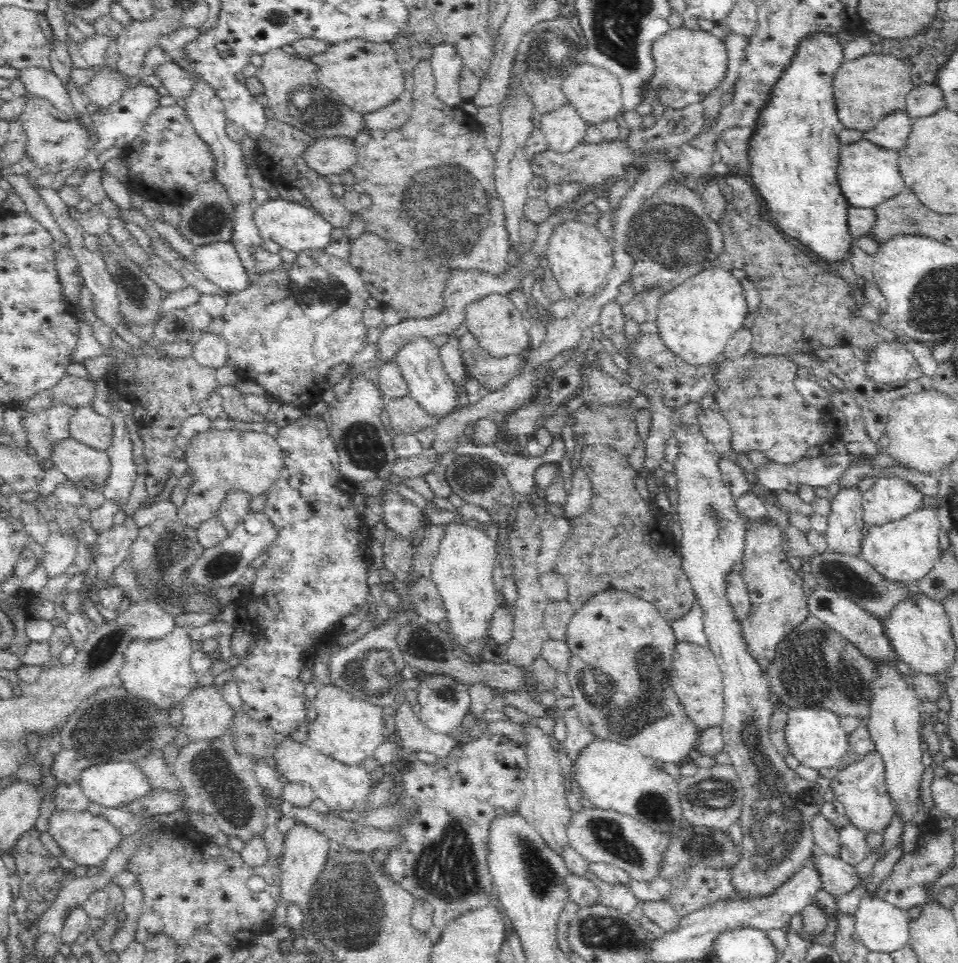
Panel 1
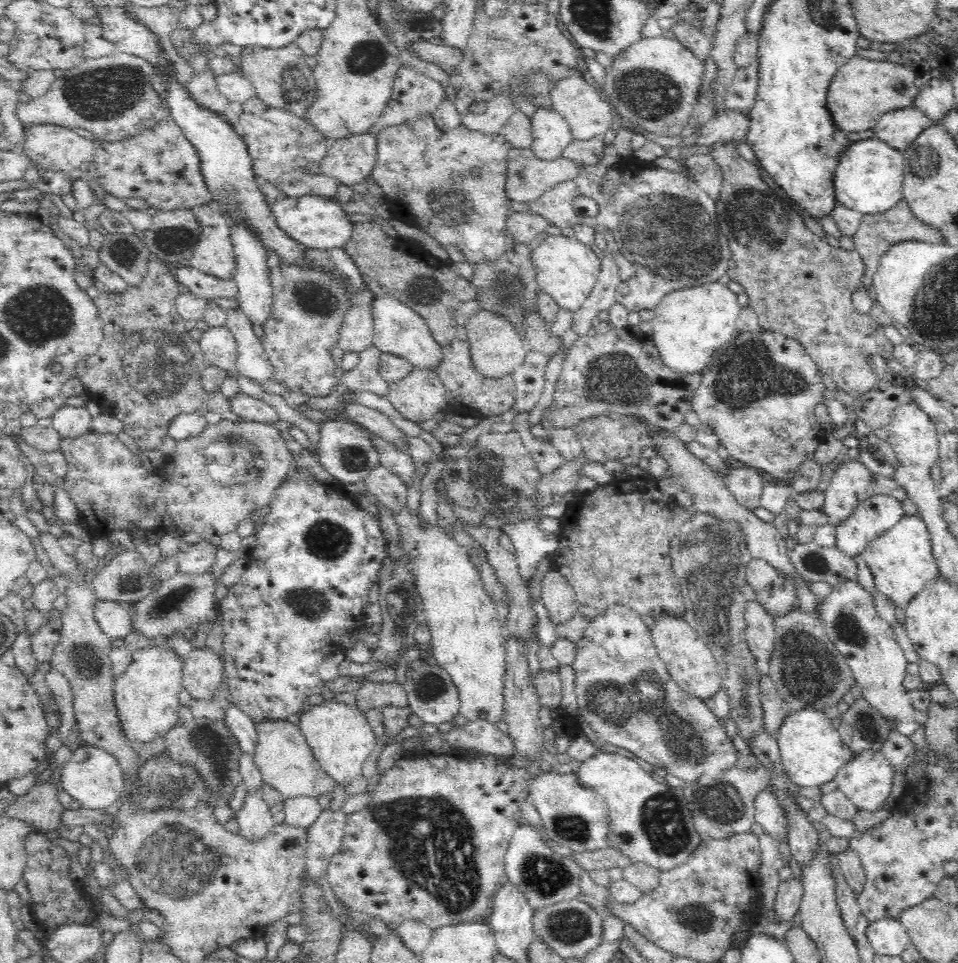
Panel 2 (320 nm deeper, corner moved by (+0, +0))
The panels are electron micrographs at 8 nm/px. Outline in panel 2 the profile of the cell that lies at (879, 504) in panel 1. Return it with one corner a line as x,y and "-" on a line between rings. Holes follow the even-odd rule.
872,495
836,526
836,546
848,556
863,553
869,542
898,524
905,514
902,501
895,496

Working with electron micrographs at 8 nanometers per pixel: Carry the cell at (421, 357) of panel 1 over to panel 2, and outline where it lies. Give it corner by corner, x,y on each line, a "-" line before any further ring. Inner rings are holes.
382,297
372,302
374,315
373,345
381,352
400,356
407,360
413,368
437,371
442,362
442,345
434,339
424,317
413,308
402,304
398,299

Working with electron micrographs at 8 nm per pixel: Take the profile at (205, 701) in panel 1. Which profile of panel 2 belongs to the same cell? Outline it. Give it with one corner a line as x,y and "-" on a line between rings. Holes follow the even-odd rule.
205,647
188,653
183,669
183,687
193,700
212,700
224,676
223,658

